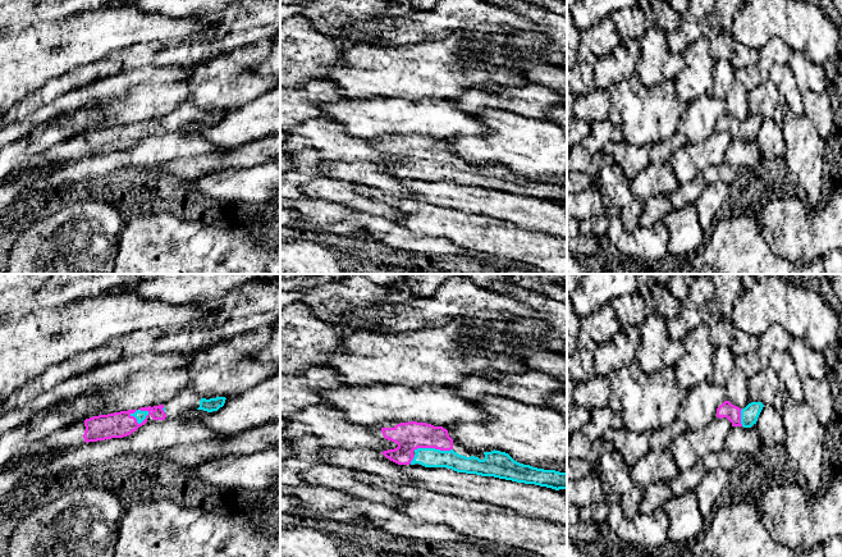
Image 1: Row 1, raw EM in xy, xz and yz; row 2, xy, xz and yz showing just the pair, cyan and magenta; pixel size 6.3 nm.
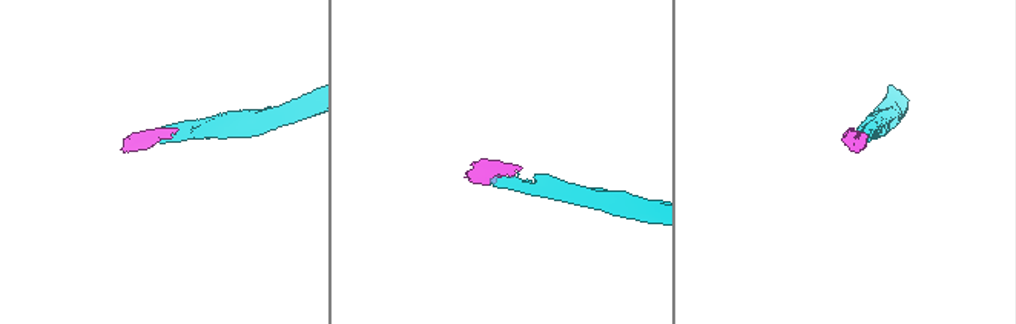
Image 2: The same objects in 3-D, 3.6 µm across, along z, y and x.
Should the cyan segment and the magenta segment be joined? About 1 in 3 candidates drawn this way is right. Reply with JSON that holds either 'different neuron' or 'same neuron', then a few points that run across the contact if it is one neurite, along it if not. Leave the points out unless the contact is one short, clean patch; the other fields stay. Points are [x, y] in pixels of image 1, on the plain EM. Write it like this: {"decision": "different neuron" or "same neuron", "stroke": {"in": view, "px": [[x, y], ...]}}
{"decision": "same neuron", "stroke": {"in": "xy", "px": [[140, 128], [138, 123], [120, 137]]}}

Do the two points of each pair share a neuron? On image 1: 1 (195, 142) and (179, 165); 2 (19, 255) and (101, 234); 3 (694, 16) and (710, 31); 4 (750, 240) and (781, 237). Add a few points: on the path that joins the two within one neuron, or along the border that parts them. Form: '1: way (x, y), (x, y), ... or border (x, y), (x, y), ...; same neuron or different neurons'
1: border (214, 151), (177, 158), (156, 167); different neurons
2: way (40, 255), (68, 255), (81, 242); same neuron
3: border (709, 13), (699, 22), (701, 36); different neurons
4: border (755, 215), (768, 246), (786, 260); different neurons

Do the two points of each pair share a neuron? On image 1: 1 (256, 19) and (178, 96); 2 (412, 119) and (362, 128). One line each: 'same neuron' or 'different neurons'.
1: different neurons
2: same neuron

